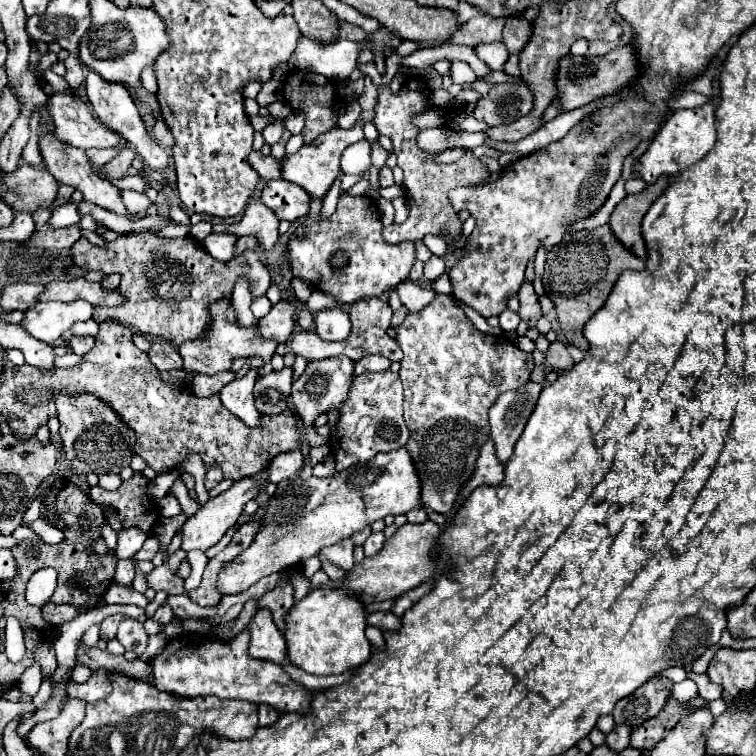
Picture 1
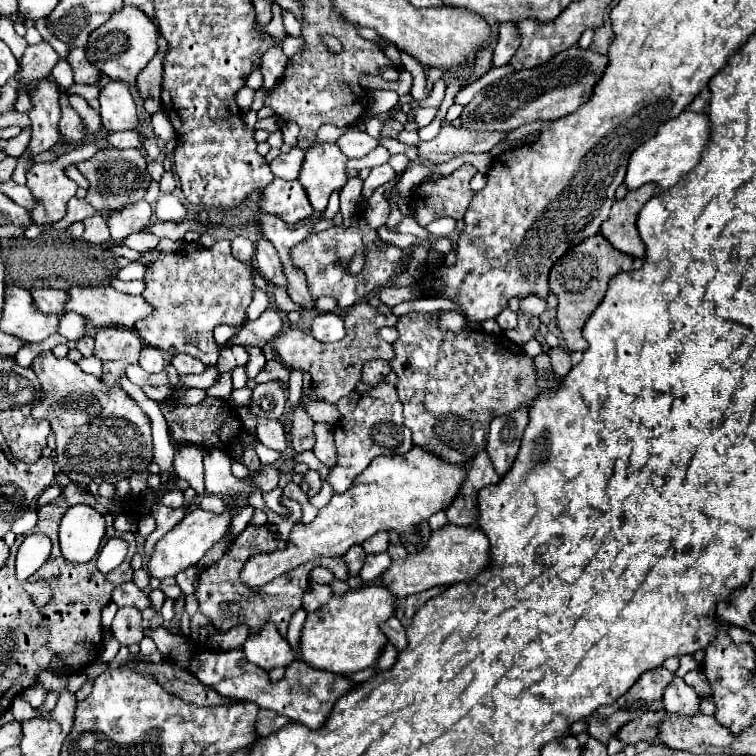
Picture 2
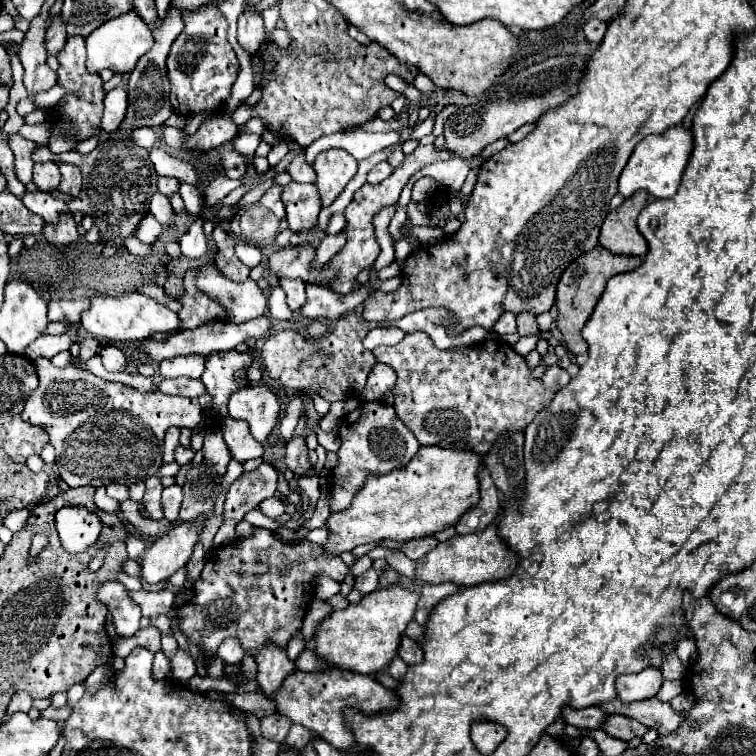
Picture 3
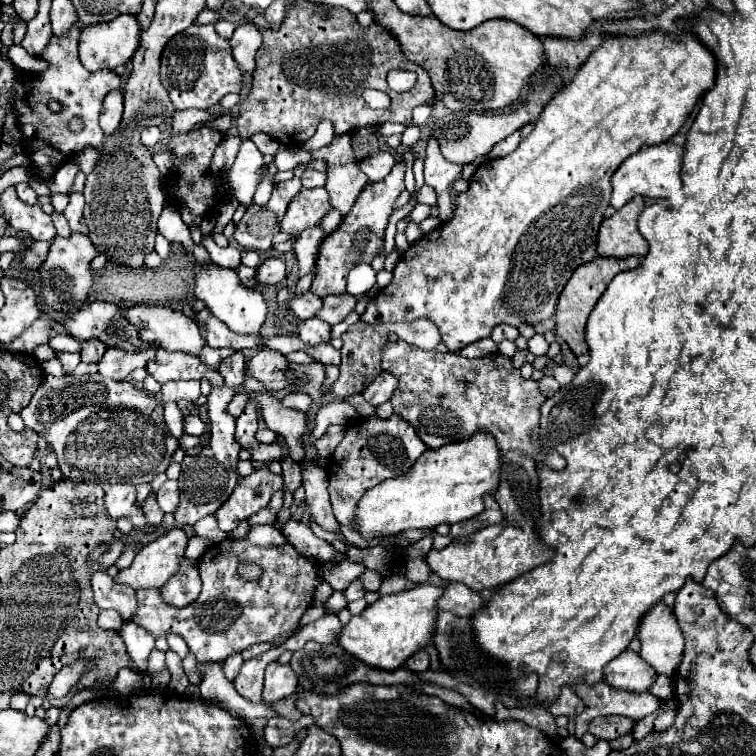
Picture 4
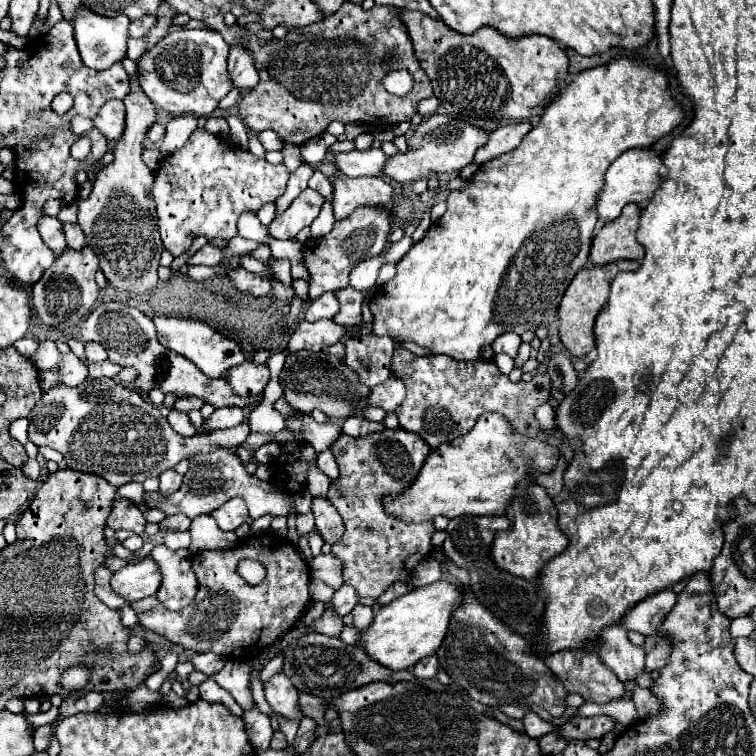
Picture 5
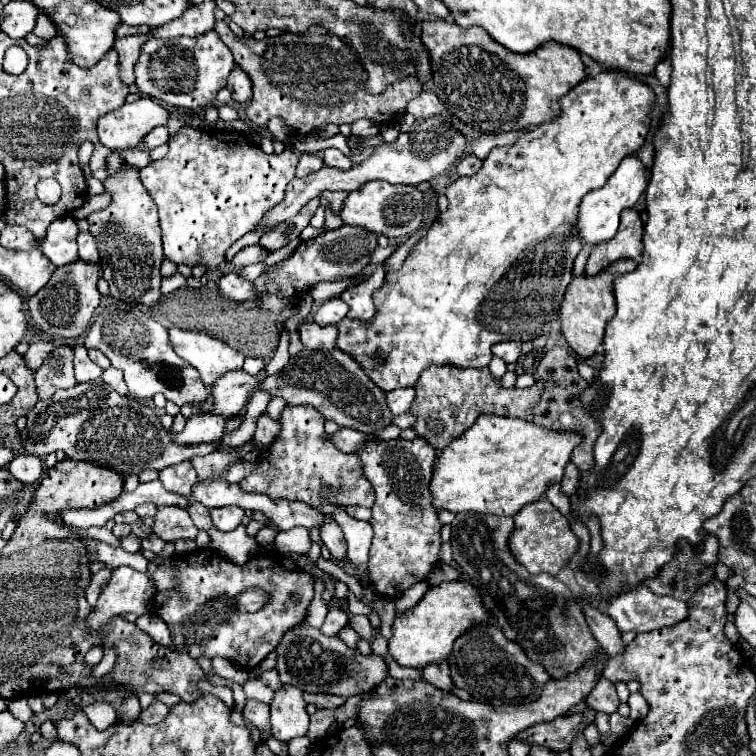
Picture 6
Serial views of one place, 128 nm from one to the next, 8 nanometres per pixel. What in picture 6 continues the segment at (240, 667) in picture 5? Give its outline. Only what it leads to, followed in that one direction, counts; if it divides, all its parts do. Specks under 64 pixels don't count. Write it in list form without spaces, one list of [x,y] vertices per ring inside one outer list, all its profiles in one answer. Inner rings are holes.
[[[246,700],[246,706],[244,706],[244,718],[250,722],[250,724],[256,724],[256,728],[260,730],[260,734],[264,738],[268,738],[272,734],[272,726],[270,726],[270,708],[262,702],[256,702],[256,700]]]

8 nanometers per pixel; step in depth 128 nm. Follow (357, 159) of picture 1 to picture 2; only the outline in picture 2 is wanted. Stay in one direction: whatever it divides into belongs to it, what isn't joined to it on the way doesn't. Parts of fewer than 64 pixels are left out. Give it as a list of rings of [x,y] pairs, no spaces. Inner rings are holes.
[[[348,128],[338,140],[336,146],[342,150],[342,154],[346,158],[362,158],[366,156],[370,150],[374,150],[380,144],[382,138],[372,138],[366,132],[362,132],[360,128]]]

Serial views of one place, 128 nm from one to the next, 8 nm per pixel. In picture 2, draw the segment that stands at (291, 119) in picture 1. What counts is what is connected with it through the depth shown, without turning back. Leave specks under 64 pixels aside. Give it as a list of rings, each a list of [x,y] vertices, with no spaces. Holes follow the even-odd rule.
[[[285,122],[282,126],[284,143],[294,147],[299,135],[299,126],[294,122]]]

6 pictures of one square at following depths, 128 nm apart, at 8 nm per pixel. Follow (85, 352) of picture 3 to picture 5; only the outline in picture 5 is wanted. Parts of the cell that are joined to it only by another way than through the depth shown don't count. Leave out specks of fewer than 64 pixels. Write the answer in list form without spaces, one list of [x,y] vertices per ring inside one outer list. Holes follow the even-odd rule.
[[[86,344],[86,358],[90,362],[104,362],[106,360],[106,352],[100,344]]]

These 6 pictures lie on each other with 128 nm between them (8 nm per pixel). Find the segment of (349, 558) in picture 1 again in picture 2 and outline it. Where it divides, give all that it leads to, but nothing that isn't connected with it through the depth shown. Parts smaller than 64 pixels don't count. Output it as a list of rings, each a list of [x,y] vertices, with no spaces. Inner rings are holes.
[[[248,526],[248,530],[244,530],[230,544],[228,552],[216,564],[202,570],[194,594],[198,598],[200,612],[204,616],[208,616],[208,620],[216,632],[228,632],[230,628],[234,628],[238,624],[246,624],[250,628],[250,634],[256,634],[262,630],[264,624],[272,622],[272,624],[276,624],[278,632],[284,636],[292,614],[302,608],[302,596],[308,590],[308,574],[314,566],[328,566],[338,580],[348,578],[344,560],[316,560],[312,564],[302,564],[302,568],[298,568],[296,572],[288,572],[288,576],[280,576],[274,582],[260,586],[260,588],[250,588],[240,580],[240,572],[242,572],[246,560],[250,560],[250,556],[262,554],[262,552],[284,550],[284,548],[286,548],[286,542],[274,538],[266,526],[260,526],[260,528]]]

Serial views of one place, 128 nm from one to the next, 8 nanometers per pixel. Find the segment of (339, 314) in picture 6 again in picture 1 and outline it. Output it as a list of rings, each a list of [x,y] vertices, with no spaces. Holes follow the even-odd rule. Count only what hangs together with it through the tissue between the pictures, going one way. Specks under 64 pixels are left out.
[[[252,198],[252,202],[248,204],[244,216],[240,222],[234,224],[214,224],[214,232],[222,232],[222,234],[230,234],[230,230],[236,230],[236,236],[254,236],[262,248],[264,254],[268,254],[276,240],[278,240],[278,218],[274,212],[270,212],[268,208],[264,208],[264,204],[260,204],[258,198]]]

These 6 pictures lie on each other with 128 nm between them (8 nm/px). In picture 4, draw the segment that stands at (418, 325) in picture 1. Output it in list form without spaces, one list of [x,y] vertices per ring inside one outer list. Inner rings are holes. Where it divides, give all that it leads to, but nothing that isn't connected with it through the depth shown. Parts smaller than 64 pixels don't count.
[[[396,340],[396,342],[388,342],[384,346],[382,368],[392,372],[400,380],[400,384],[390,400],[390,404],[394,406],[394,414],[402,416],[408,424],[412,424],[428,448],[440,448],[448,442],[466,440],[468,436],[472,436],[474,432],[484,428],[494,434],[498,448],[502,452],[518,450],[524,456],[538,462],[538,454],[541,452],[540,406],[546,398],[540,394],[538,382],[524,380],[520,376],[520,372],[514,370],[508,364],[508,358],[504,358],[502,354],[490,354],[484,358],[470,360],[470,358],[464,358],[464,356],[452,354],[452,352],[446,352],[446,354],[436,352],[436,350],[426,352],[420,348],[412,348],[404,340]]]

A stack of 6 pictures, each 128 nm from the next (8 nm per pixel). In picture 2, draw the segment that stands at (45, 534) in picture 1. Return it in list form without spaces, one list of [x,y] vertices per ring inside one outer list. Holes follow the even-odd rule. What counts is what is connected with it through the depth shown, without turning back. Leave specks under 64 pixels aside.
[[[30,510],[30,512],[26,512],[22,518],[18,518],[18,520],[12,524],[12,532],[14,532],[14,534],[30,534],[32,528],[36,526],[36,522],[38,522],[36,512]]]

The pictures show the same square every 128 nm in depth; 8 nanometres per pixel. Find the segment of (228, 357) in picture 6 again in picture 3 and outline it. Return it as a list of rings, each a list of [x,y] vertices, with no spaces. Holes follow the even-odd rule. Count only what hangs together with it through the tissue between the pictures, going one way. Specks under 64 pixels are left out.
[[[126,294],[120,298],[92,298],[92,306],[82,316],[82,328],[90,332],[94,338],[98,338],[104,346],[106,344],[122,344],[132,340],[146,340],[152,334],[176,334],[182,330],[178,314],[170,312],[156,300],[144,294]]]

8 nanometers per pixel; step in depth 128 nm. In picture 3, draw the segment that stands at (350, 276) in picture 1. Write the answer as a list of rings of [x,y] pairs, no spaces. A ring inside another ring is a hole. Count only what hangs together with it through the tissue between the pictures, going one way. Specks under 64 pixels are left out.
[[[300,246],[300,248],[282,248],[274,252],[268,260],[268,268],[272,276],[276,278],[298,278],[302,276],[304,282],[316,282],[324,280],[324,270],[310,270],[310,262],[314,260],[314,248],[312,246]]]

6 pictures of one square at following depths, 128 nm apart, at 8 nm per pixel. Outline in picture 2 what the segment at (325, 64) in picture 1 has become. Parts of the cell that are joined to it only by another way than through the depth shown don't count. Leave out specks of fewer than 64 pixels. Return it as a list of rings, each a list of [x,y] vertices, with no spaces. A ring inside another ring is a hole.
[[[292,36],[284,38],[282,50],[284,50],[284,54],[286,54],[286,56],[294,56],[300,48],[302,48],[302,38],[292,38]]]

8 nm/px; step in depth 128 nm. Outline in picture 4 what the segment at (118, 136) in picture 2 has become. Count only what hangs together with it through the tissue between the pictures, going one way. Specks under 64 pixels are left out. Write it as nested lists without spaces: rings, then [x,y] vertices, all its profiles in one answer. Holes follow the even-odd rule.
[[[150,126],[150,128],[146,128],[146,130],[142,132],[142,144],[144,144],[146,148],[154,148],[154,146],[160,142],[160,136],[162,136],[160,128],[158,128],[158,126]]]

